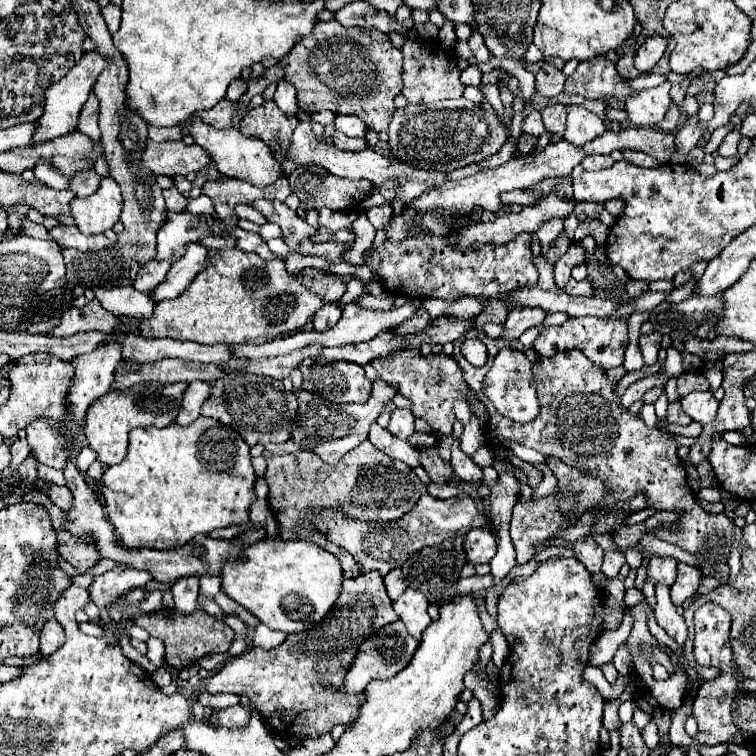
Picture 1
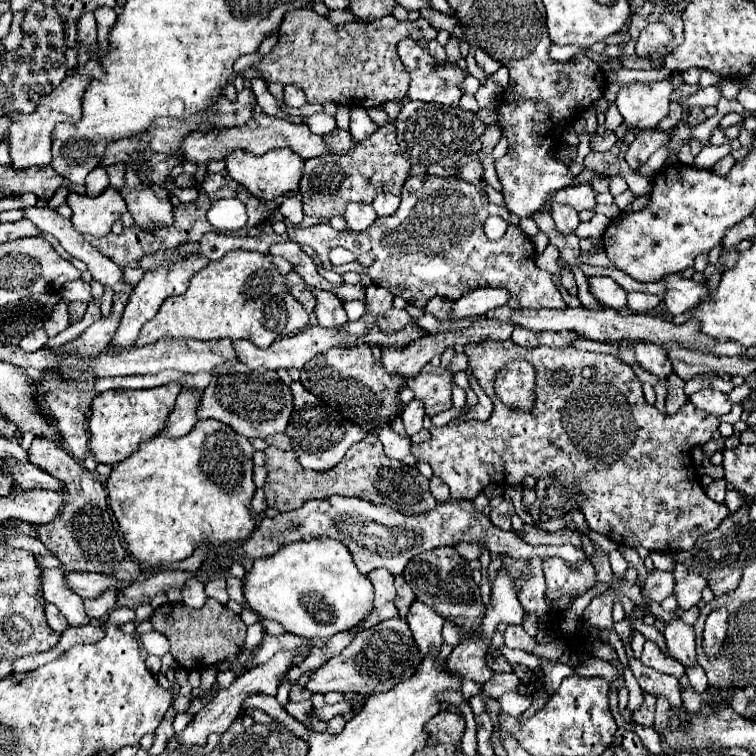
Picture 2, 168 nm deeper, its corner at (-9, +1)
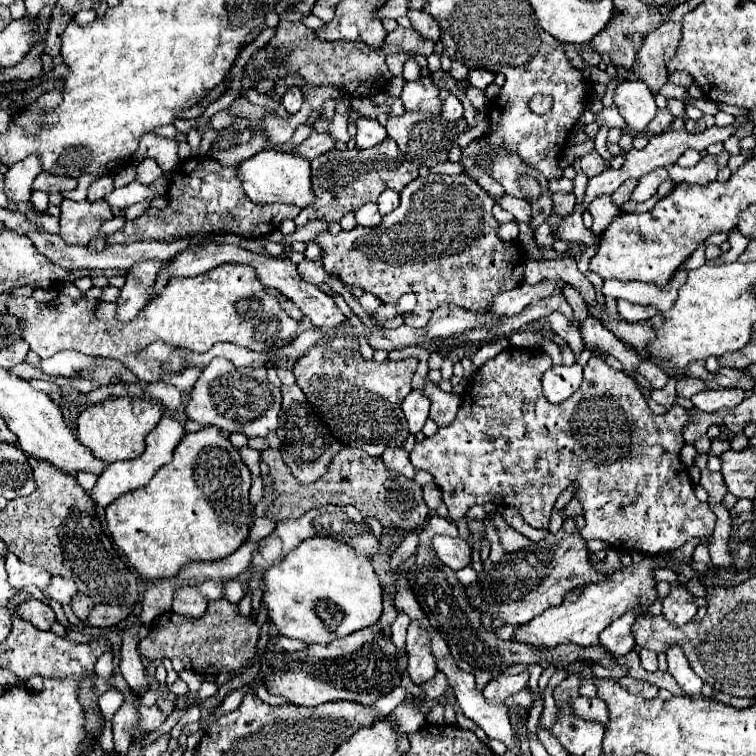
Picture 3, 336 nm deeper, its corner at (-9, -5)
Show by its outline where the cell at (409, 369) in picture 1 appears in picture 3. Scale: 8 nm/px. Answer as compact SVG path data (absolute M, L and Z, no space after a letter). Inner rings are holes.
M426 380L422 394L428 396L430 402L432 402L430 418L438 426L448 426L456 418L456 414L460 410L460 402L462 402L462 398L458 394L448 394L448 392L440 390L440 386L436 386L430 380Z

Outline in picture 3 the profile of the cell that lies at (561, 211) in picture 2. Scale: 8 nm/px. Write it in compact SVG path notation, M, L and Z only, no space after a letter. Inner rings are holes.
M554 194L552 196L552 204L554 204L554 212L560 214L562 218L566 218L574 210L576 196L574 194Z

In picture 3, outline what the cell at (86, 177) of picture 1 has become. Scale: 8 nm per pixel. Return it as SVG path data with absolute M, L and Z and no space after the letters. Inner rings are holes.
M100 176L98 180L94 180L94 182L90 184L90 188L88 188L88 200L90 200L90 202L100 200L100 198L104 198L106 194L110 194L112 190L114 190L112 178L110 178L110 176Z

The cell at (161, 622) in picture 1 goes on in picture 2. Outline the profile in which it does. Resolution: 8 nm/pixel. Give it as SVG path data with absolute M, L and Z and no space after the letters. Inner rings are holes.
M208 598L200 610L192 610L182 602L164 604L152 612L150 622L156 632L164 634L170 640L170 654L184 670L200 672L224 660L234 660L246 640L246 624L240 620L240 616L214 598Z

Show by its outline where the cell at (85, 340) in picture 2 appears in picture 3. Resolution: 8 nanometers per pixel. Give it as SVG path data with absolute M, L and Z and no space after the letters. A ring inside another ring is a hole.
M144 260L136 262L136 266L130 268L126 276L126 284L120 290L120 298L116 300L116 320L126 324L136 318L136 314L142 310L142 306L150 298L150 286L154 284L154 278L158 270L166 262L162 260Z

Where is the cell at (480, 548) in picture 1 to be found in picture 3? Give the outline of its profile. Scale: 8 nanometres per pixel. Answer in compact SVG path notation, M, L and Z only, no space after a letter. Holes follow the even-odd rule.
M436 536L432 540L434 550L438 552L438 558L450 566L452 570L466 568L472 560L472 550L466 540L462 538L450 538L450 536Z

